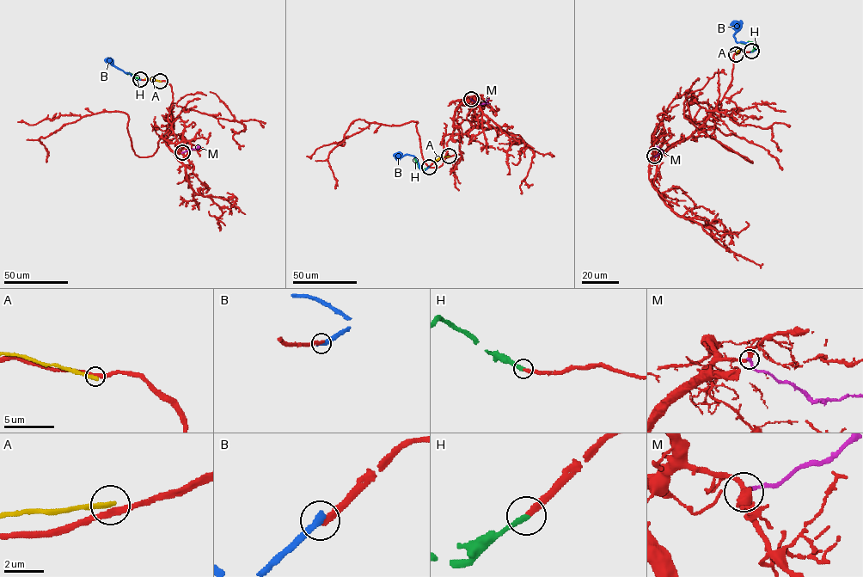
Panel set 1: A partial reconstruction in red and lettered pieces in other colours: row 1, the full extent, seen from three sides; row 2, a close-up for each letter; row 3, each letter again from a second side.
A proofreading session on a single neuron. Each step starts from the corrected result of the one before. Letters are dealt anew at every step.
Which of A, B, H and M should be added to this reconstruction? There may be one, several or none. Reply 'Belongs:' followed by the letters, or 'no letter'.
Belongs: H

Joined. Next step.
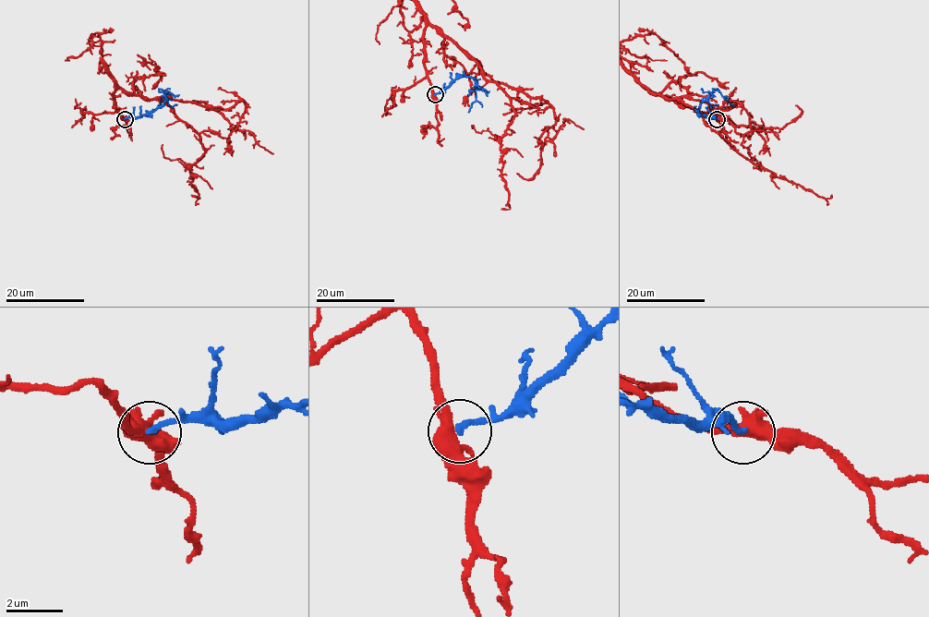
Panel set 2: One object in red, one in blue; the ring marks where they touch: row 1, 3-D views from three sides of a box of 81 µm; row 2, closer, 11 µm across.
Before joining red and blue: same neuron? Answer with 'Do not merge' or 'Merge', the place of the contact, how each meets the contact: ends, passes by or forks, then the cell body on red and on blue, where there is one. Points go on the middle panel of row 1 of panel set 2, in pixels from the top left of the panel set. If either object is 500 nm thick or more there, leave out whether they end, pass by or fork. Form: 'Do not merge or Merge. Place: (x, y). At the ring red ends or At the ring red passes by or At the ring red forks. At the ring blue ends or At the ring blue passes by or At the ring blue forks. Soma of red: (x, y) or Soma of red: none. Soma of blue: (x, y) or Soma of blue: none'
Do not merge. Place: (435, 94). Soma of red: none. Soma of blue: none

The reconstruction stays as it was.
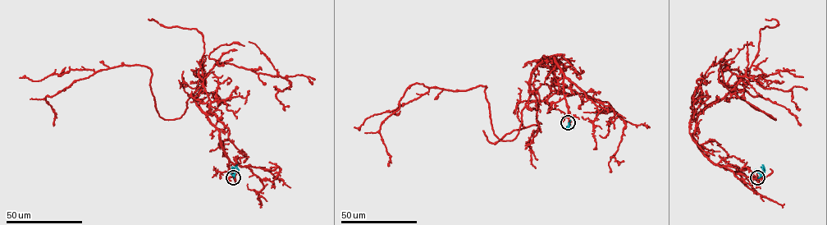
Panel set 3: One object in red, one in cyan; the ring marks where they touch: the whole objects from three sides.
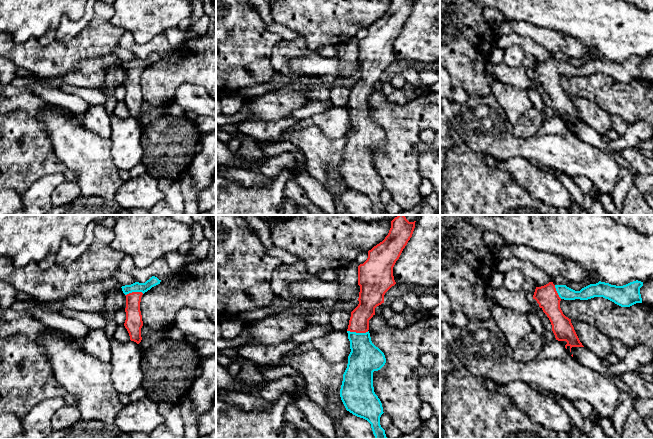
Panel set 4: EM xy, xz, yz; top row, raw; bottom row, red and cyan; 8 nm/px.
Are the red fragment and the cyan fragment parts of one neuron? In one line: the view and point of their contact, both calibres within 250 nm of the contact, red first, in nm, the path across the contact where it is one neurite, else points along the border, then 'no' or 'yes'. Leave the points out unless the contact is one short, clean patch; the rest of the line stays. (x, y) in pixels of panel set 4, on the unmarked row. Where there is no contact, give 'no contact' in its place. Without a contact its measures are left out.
meets red in xz at (358, 108); 160 nm thick on the red side, 260 nm on the other; runs through xz (359, 97), (358, 108), (365, 134); yes

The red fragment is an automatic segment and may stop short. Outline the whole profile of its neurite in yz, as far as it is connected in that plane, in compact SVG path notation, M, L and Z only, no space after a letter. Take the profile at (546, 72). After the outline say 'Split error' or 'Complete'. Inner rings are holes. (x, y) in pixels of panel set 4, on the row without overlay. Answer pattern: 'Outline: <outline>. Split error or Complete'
Outline: M599 57L590 60L580 67L575 67L566 61L554 61L553 58L536 63L533 75L537 77L539 83L549 94L552 107L556 116L566 117L565 124L584 123L580 118L571 95L566 93L561 84L560 77L564 76L588 76L594 73L603 73L621 83L630 83L636 79L642 79L640 64L643 62L641 57L633 57L623 62L611 61Z. Split error

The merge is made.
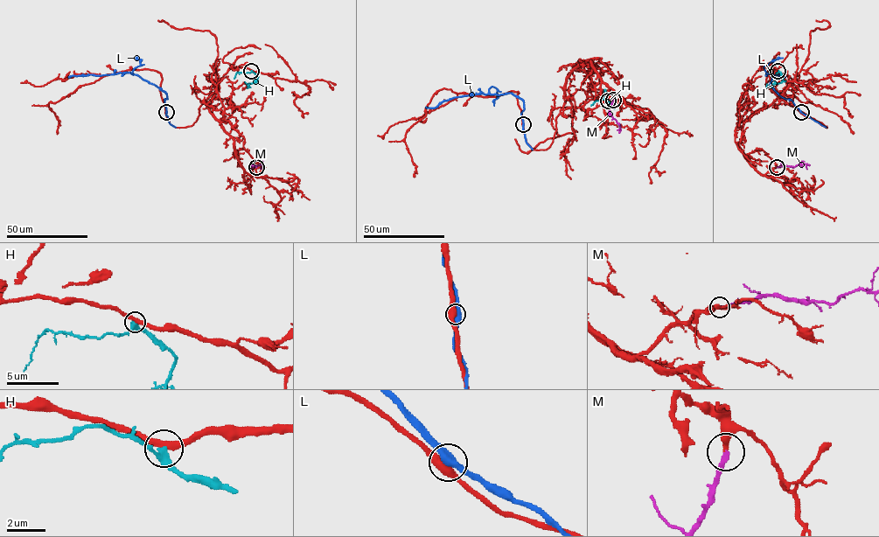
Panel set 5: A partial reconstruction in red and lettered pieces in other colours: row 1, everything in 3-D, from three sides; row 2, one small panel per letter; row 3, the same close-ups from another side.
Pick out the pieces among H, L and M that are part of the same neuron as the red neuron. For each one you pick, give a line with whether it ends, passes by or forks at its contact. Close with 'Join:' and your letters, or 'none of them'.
M: it ends
Join: M

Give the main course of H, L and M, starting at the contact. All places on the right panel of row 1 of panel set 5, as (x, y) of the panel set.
H: (778, 71), (783, 80), (781, 82), (767, 87), (767, 84)
L: (801, 112), (790, 100), (784, 99), (770, 84), (770, 73), (784, 77)
M: (777, 167), (806, 163), (807, 169)

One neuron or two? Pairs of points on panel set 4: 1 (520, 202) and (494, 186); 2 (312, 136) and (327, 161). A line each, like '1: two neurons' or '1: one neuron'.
1: one neuron
2: one neuron

